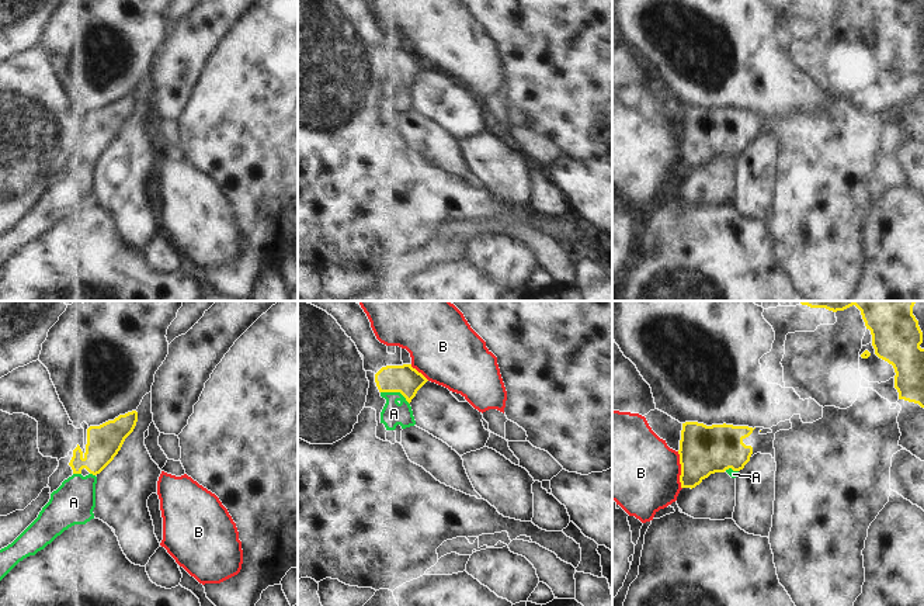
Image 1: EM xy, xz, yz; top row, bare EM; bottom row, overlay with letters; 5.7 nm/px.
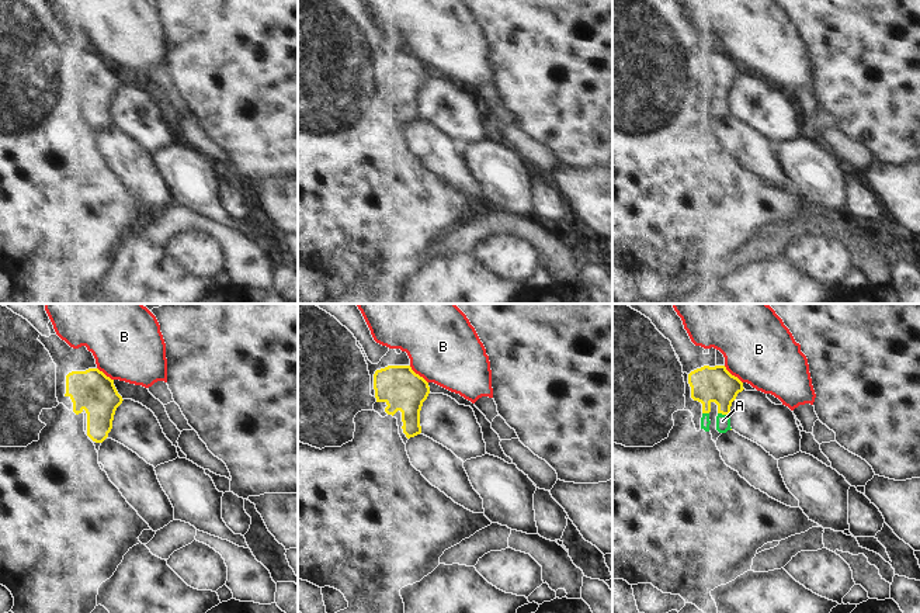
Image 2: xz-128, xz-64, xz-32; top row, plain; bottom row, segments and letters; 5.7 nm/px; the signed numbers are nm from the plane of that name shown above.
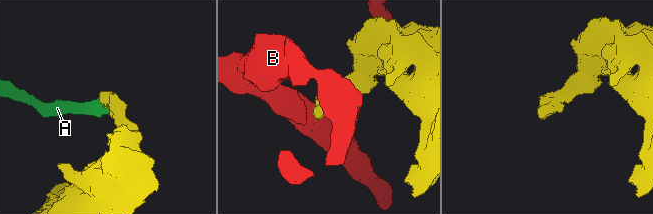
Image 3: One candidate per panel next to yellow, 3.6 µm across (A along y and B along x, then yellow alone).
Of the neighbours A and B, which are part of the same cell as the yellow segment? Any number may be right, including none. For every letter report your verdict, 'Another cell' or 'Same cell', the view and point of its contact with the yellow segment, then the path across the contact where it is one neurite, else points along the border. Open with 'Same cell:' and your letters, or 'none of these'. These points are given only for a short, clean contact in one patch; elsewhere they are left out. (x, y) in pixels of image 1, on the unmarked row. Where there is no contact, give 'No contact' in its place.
Same cell: A
A: Same cell. Touches yellow at xz (396, 76). Path across: xz (406, 65), (396, 76), (393, 99)
B: Another cell. Touches yellow at yz (681, 155). Boundary: yz (677, 137), (681, 173)

